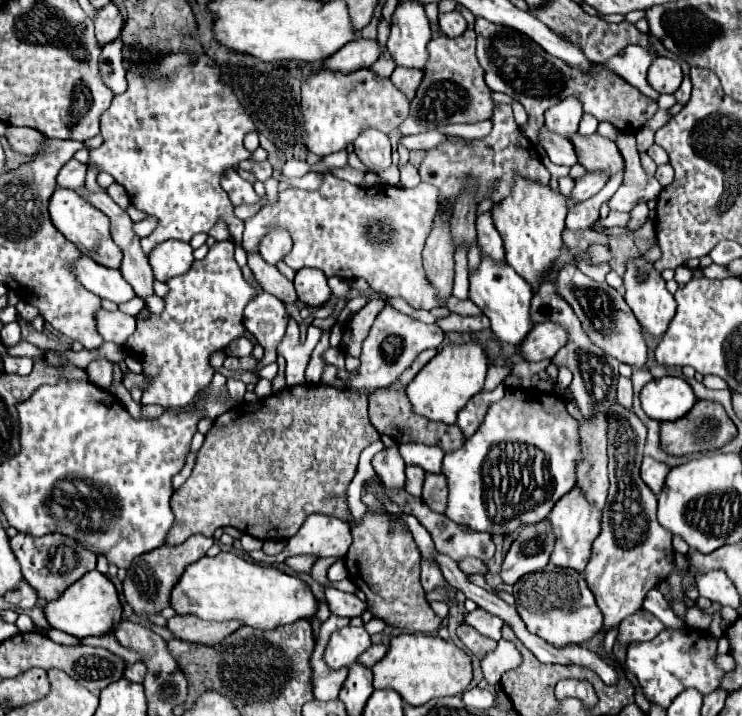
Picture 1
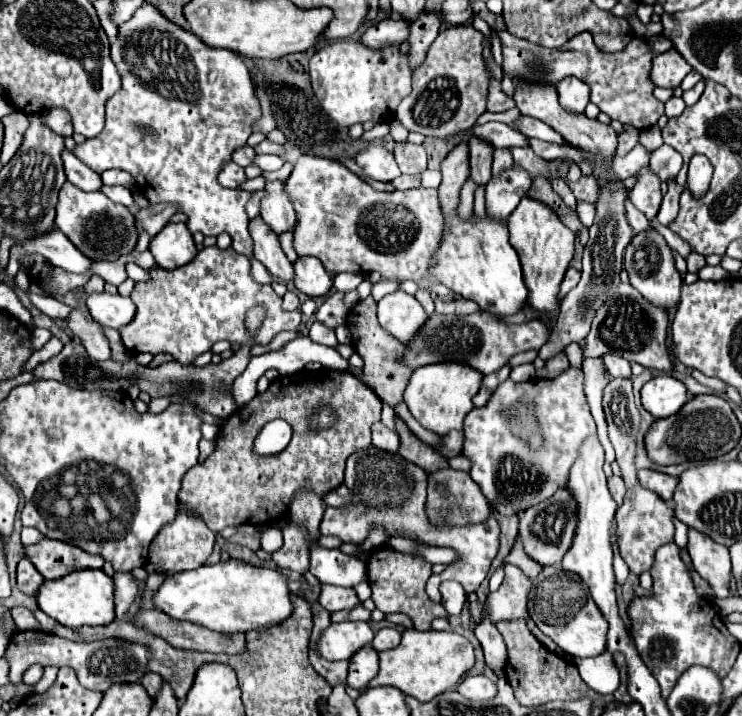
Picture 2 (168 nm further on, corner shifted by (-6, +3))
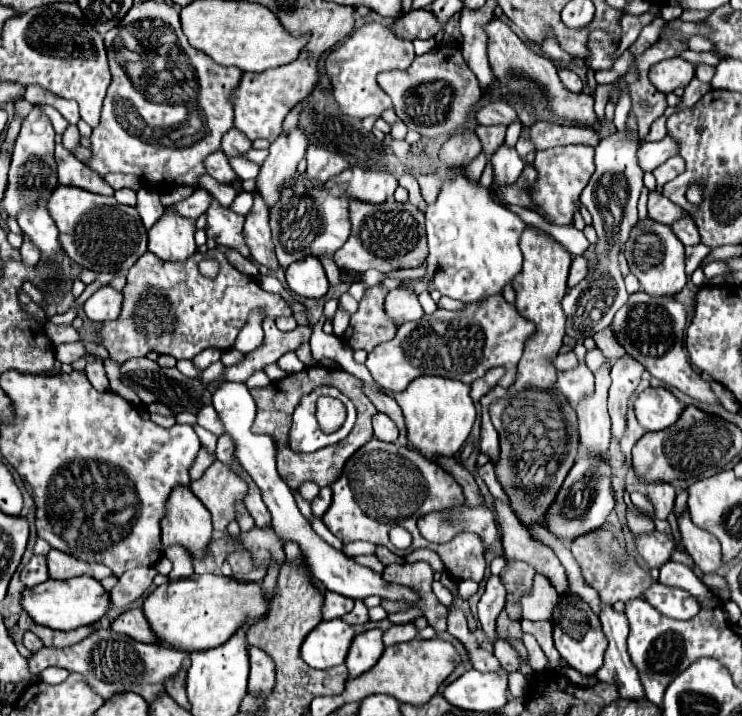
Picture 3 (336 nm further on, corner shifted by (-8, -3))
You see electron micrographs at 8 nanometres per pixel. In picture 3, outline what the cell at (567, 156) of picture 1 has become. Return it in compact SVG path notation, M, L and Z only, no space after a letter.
M494 101L494 103L484 105L476 113L476 119L478 119L480 125L506 125L506 127L510 123L520 121L514 107L510 107L508 103L502 103L502 101Z

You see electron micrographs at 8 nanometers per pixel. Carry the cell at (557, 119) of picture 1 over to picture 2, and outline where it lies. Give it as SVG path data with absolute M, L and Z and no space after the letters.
M566 77L564 81L560 81L560 85L556 85L558 95L560 95L560 103L576 113L584 113L584 107L590 101L590 89L588 85L584 85L580 79L576 77Z

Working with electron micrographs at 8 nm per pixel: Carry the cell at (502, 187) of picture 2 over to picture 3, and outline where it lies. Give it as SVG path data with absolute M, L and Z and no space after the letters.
M502 145L492 159L492 167L494 167L494 183L492 183L492 191L496 193L502 185L512 185L518 181L518 177L522 175L524 163L518 157L516 149Z

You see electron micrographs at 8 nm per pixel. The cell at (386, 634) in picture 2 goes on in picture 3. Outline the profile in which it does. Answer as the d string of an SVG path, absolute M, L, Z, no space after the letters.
M412 623L406 625L392 625L386 633L384 633L384 645L396 645L396 643L406 643L410 639L416 637L416 627Z

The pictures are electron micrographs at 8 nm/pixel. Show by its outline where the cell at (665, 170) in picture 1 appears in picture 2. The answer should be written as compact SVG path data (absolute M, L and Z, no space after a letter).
M670 181L670 183L668 183L668 193L664 195L664 199L662 199L662 207L660 207L658 217L656 217L660 225L668 227L668 225L676 219L676 215L678 215L678 211L680 211L680 205L678 205L678 197L680 197L680 193L682 193L682 187Z

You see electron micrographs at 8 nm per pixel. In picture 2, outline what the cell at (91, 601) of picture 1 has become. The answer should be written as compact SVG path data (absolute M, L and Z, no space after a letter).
M102 569L74 571L56 581L44 581L40 593L36 593L38 607L60 625L82 627L82 625L108 625L114 621L114 581Z

